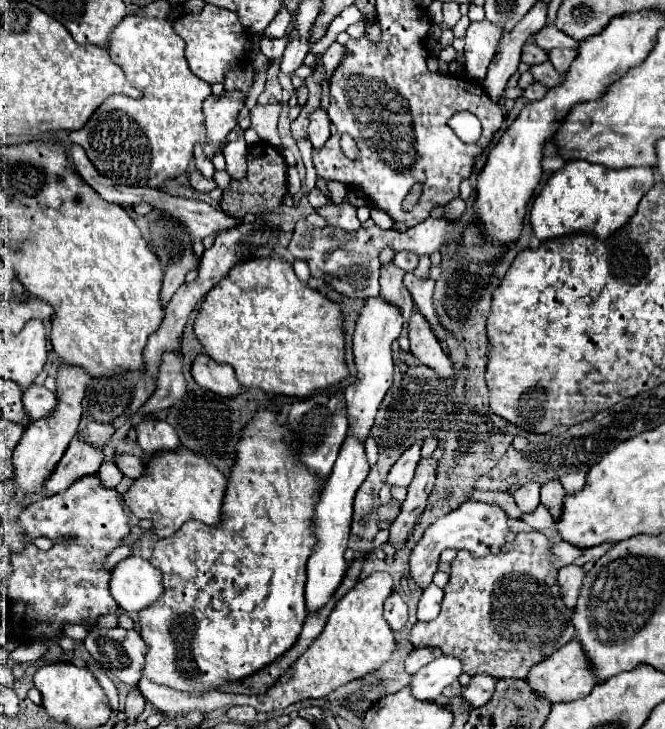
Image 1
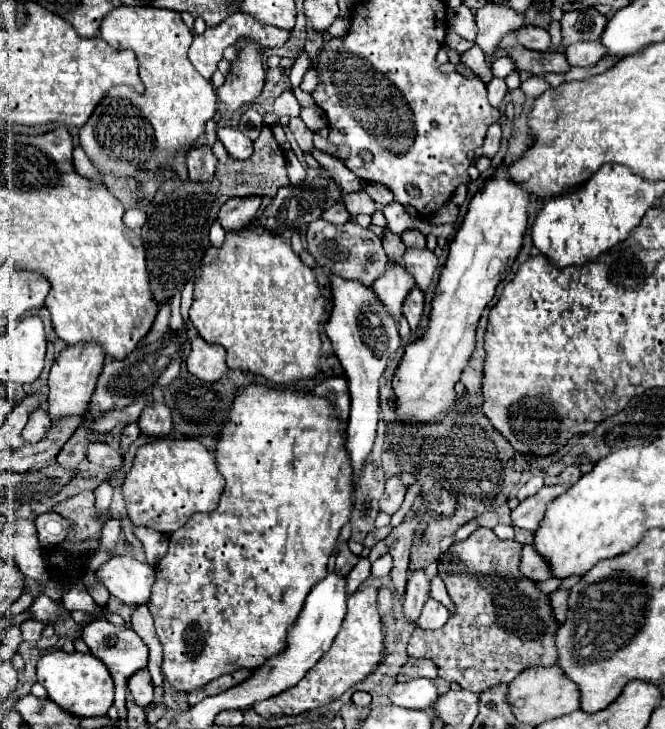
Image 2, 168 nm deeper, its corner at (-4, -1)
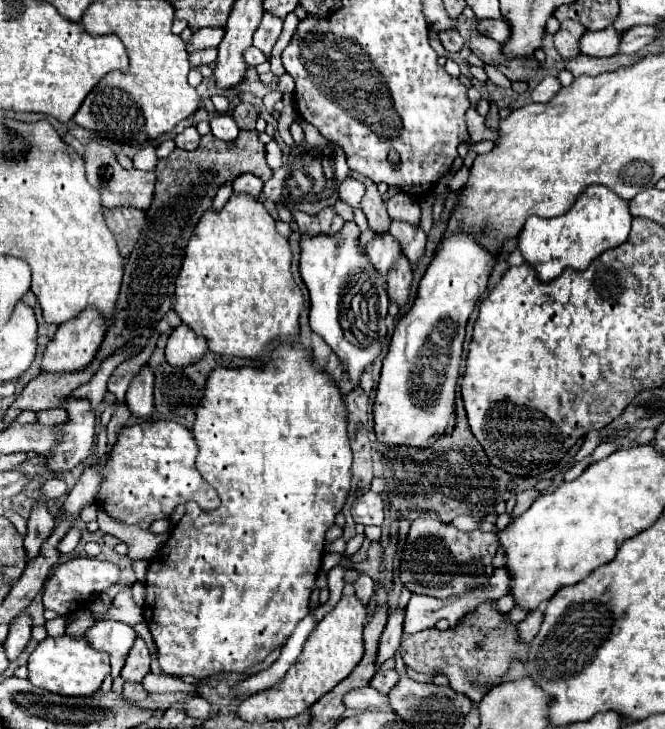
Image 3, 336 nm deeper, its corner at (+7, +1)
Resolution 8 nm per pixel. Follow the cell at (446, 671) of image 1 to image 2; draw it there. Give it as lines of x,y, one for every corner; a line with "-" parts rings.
416,678
416,680
404,682
404,684
394,684
388,698
394,706
428,710
434,704
434,700
438,698
438,690
434,686
434,680

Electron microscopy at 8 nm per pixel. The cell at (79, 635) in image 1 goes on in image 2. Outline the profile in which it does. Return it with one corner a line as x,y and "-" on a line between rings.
38,596
34,600
34,604
30,606
30,612
34,614
34,618
40,620
40,622
44,622
44,624
50,624
52,620
56,620
60,616
58,610
60,610
60,604
54,602
54,600
50,600
48,596

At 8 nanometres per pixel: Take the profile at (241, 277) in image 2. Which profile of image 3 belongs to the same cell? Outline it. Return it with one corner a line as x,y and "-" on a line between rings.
233,194
221,212
207,210
193,230
181,272
175,282
175,310
187,326
177,326
169,336
165,348
167,362
181,368
191,366
203,358
207,352
207,342
213,354
231,354
259,360
265,356
265,348
271,348
277,340
297,340
299,314
303,310
305,298
293,280
291,258
293,254
289,242
275,230
275,220
259,200
247,194

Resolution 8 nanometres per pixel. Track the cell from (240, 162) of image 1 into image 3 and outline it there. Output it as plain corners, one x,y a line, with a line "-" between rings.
217,114
211,118
211,134
223,142
233,142
239,134
239,128
231,114

